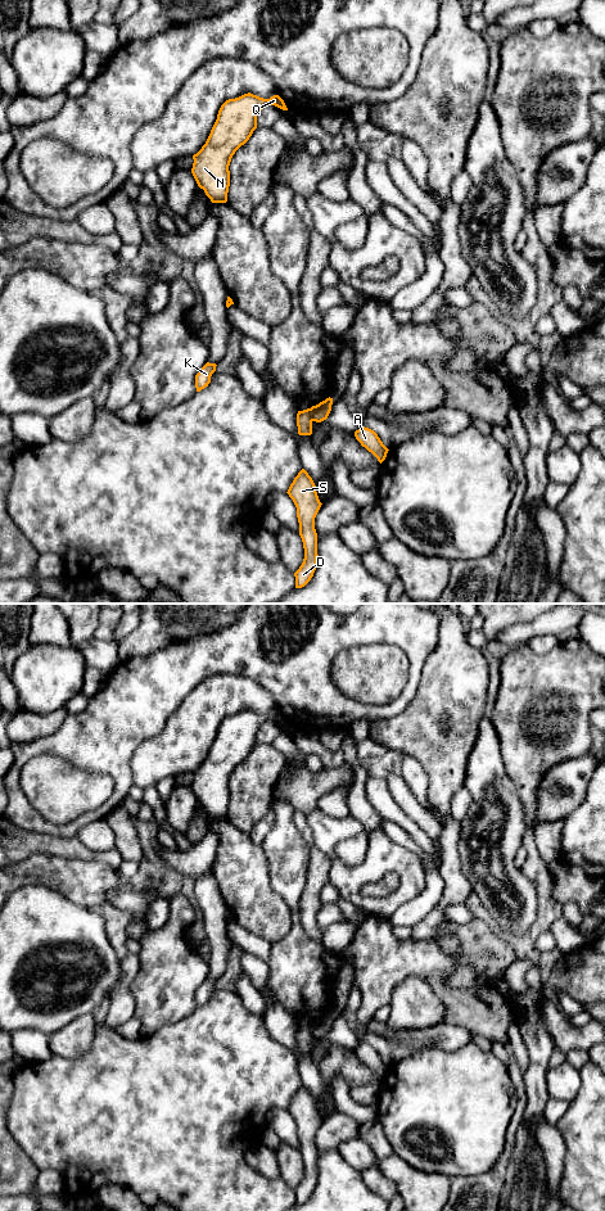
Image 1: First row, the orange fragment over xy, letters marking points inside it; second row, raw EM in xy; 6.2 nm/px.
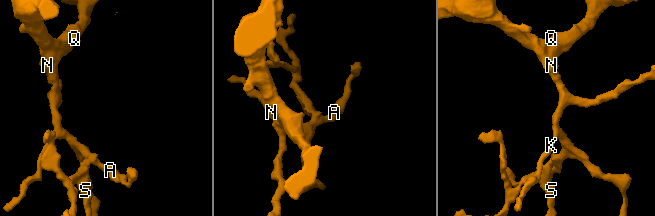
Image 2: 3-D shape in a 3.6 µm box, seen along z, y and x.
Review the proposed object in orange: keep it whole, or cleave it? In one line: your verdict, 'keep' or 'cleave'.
cleave

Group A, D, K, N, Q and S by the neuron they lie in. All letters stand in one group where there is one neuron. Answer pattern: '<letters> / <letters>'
A K N Q / D S

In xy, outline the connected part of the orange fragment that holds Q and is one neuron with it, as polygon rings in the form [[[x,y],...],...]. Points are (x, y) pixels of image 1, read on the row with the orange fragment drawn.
[[[250,92],[226,100],[202,149],[193,155],[191,173],[212,203],[226,203],[229,166],[235,152],[257,128],[257,116],[267,105],[288,110],[279,95],[263,99]]]

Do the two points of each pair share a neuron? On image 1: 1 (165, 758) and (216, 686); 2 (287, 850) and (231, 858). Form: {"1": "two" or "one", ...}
{"1": "one", "2": "two"}

